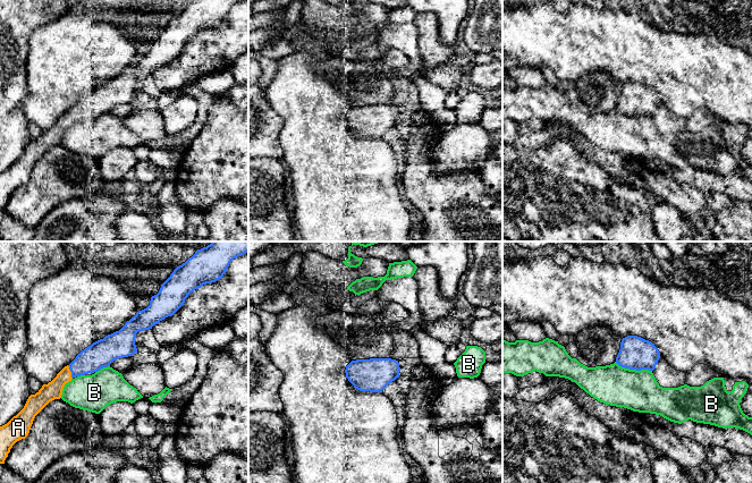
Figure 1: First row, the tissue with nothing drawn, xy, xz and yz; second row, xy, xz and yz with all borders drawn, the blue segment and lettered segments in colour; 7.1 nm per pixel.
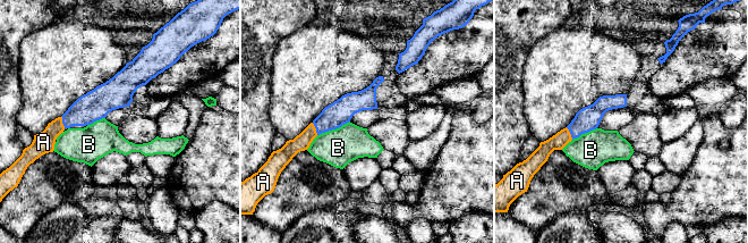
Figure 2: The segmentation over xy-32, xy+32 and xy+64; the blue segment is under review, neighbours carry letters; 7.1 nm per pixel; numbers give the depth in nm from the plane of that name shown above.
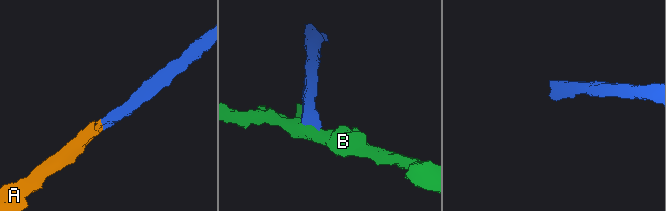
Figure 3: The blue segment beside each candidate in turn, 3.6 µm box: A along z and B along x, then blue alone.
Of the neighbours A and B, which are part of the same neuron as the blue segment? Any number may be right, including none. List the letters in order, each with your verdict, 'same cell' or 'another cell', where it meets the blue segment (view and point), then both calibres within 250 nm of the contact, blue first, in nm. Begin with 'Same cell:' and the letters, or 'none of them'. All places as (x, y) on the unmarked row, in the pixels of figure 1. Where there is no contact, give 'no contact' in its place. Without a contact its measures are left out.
Same cell: A
A: same cell | xy (70, 117) | 190/130 nm
B: another cell | yz (633, 115) | 240/280 nm

